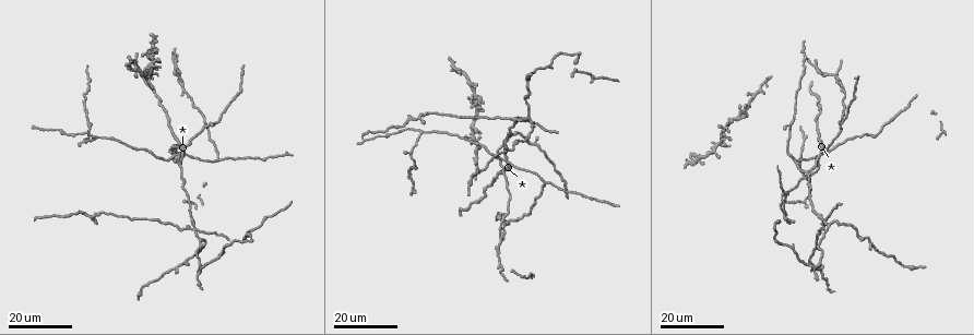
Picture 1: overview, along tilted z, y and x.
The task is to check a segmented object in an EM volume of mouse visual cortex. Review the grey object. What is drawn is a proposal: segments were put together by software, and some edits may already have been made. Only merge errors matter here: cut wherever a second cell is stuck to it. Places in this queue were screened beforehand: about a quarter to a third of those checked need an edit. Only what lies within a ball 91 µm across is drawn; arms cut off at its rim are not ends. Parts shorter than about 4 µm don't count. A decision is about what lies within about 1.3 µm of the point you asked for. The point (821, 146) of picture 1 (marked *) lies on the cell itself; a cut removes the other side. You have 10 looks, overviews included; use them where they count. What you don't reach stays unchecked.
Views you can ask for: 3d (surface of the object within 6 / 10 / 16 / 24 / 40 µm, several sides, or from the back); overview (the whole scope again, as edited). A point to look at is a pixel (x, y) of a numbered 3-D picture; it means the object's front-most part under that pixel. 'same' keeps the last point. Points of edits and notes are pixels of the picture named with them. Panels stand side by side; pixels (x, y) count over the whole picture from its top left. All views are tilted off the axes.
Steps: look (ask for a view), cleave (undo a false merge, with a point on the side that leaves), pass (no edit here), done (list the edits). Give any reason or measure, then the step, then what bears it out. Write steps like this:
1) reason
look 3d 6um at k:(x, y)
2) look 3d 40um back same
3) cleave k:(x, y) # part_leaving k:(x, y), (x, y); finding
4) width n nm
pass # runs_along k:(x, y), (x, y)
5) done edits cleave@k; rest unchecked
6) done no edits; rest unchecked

looks like a crossing
look 3d 16um at 1:(196, 228)

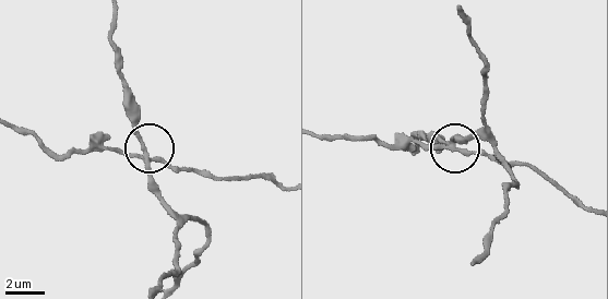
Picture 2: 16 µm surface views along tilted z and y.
look 3d 6um at 2:(444, 145)

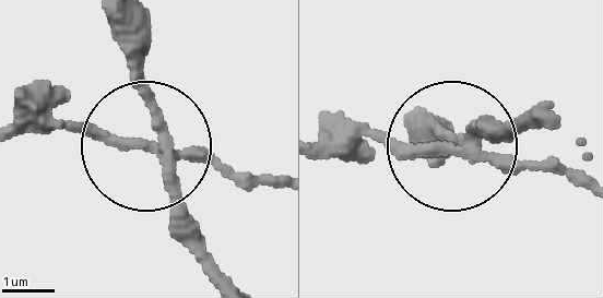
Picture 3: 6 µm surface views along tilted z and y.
arms 4
cleave 3:(87, 132) # two cells meet here

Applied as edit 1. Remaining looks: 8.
three arms meet
look 3d 16um at 1:(183, 148)

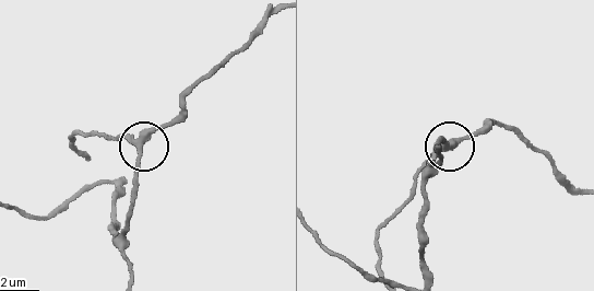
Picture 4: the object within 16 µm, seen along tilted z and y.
look 3d 6um at 4:(130, 140)

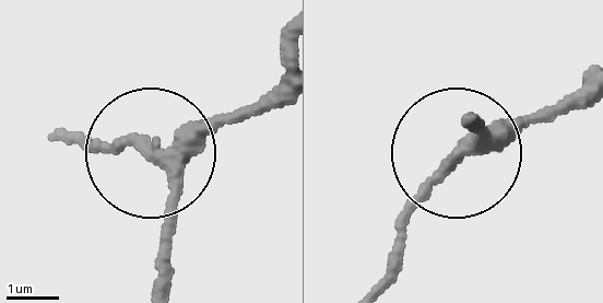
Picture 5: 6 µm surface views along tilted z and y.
arms 3
pass # continuous, no second cell

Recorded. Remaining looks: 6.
a fork
look 3d 24um at 1:(837, 76)

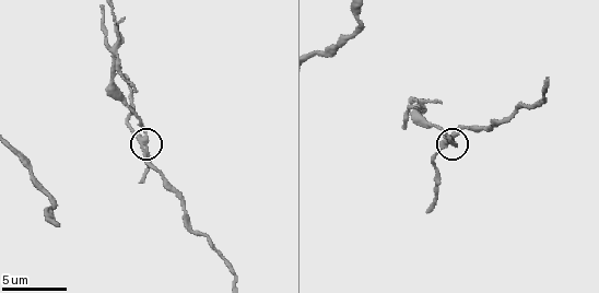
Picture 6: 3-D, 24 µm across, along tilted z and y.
look 3d 6um at 6:(137, 134)

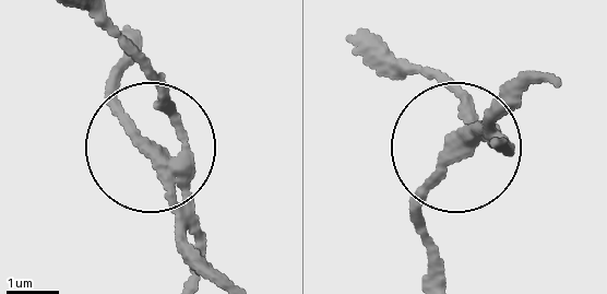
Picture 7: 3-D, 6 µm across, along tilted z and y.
look 3d 6um back at 7:(458, 150)

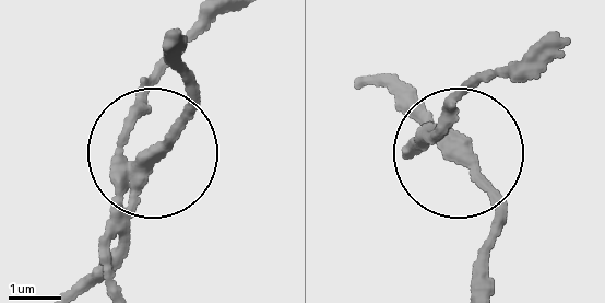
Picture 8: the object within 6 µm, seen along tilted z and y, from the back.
width 260 nm
cleave 8:(131, 125) # a second cell is stuck on

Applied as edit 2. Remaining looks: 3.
look overview

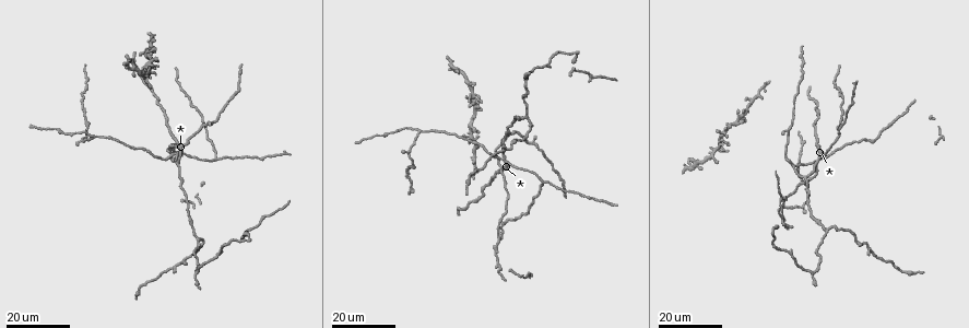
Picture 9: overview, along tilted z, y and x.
branch point
look 3d 24um at 9:(526, 81)

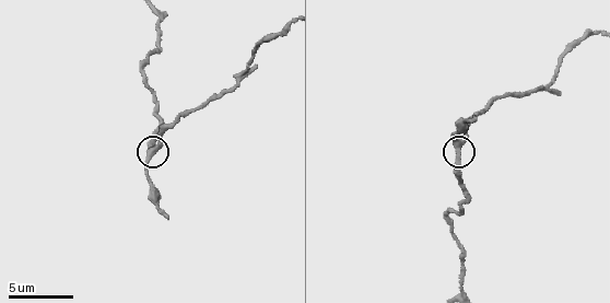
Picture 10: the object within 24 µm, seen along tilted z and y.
zoom in
look 3d 10um at 10:(149, 153)

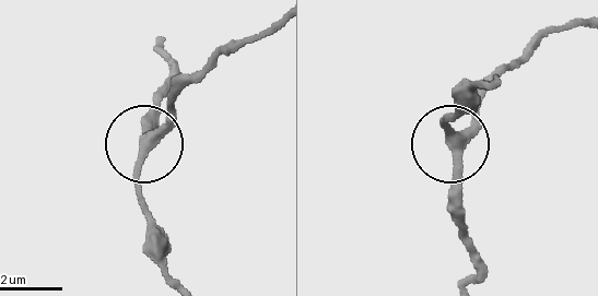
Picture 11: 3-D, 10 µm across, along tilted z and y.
arms 3
pass # runs_along 11:(470, 276), (477, 256), (461, 221), (448, 111); one cell here

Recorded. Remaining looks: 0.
done edits cleave@3, cleave@8; rest unchecked

